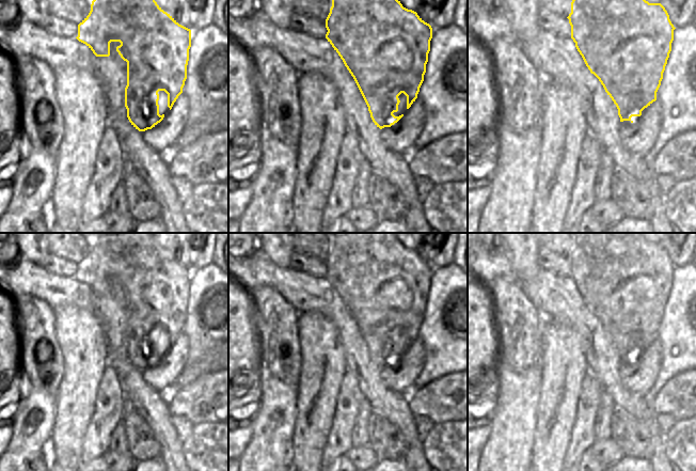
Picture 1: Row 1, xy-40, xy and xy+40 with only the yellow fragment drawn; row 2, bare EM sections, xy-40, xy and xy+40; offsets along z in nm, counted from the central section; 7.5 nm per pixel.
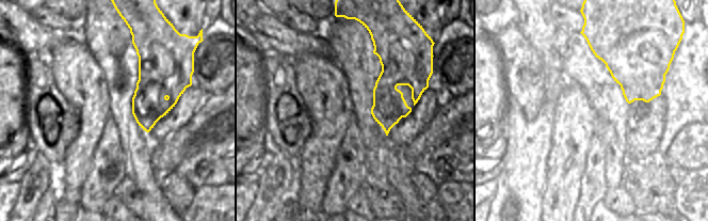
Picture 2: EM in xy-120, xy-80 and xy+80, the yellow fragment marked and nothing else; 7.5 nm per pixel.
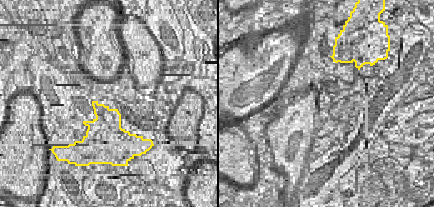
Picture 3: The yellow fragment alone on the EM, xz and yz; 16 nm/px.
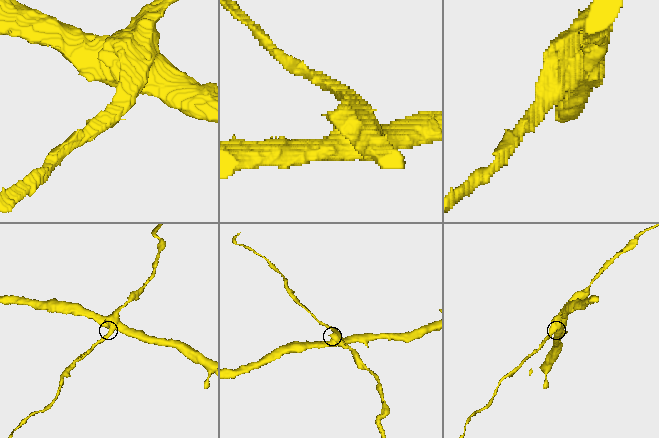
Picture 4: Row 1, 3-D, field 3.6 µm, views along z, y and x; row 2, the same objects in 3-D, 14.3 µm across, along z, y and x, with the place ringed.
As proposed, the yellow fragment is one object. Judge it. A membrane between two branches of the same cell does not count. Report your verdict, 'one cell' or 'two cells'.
two cells

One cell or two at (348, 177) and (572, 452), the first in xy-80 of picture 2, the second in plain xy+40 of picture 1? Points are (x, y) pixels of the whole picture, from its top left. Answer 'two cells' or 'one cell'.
one cell

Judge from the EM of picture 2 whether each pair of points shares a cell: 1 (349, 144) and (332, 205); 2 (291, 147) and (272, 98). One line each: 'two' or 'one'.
1: one
2: one

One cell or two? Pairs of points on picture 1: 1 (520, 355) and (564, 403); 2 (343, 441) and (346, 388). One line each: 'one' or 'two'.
1: two
2: one

